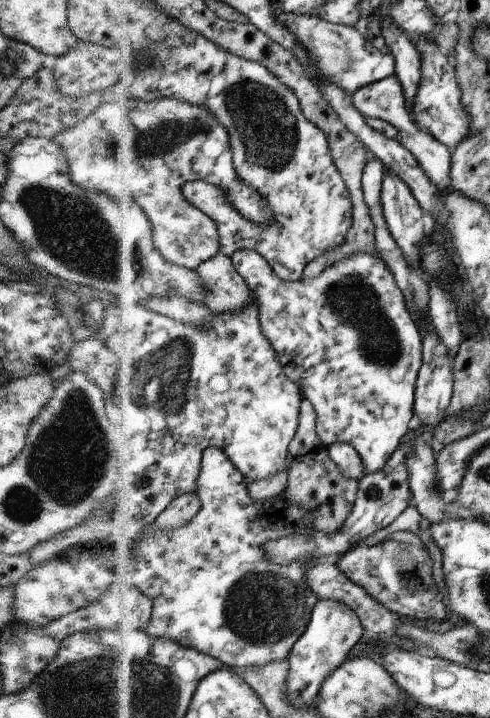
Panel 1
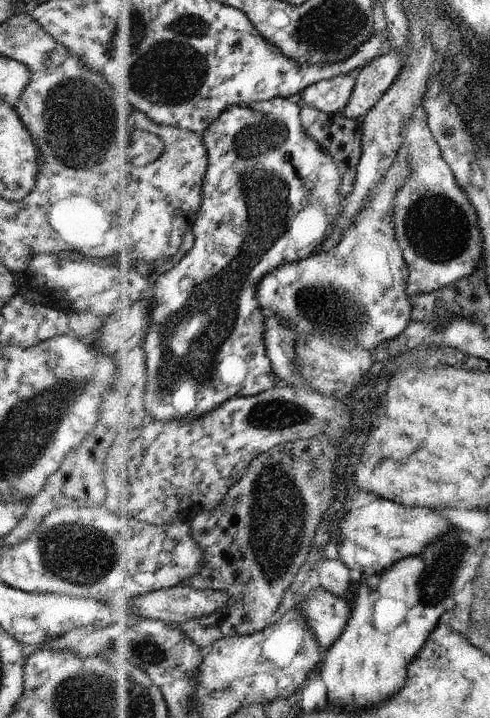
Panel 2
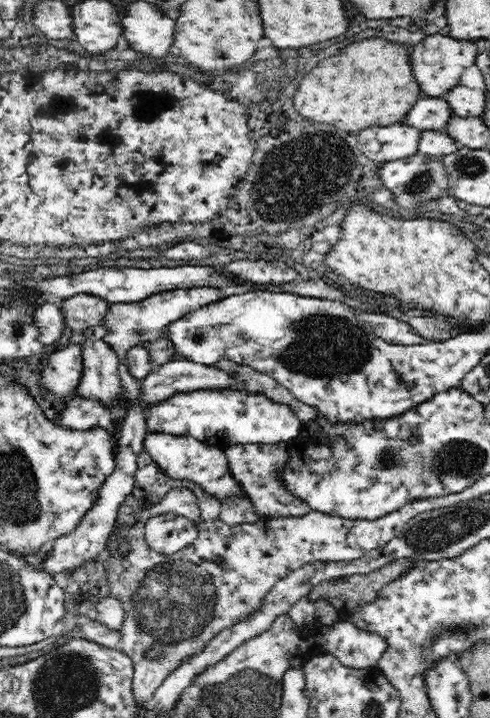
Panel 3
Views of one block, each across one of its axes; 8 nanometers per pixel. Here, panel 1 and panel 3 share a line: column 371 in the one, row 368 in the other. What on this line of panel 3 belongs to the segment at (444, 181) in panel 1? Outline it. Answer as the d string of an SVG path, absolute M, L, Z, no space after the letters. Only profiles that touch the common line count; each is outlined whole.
M98 324L84 330L82 378L76 399L89 398L112 408L123 397L116 353L101 339L105 328Z

